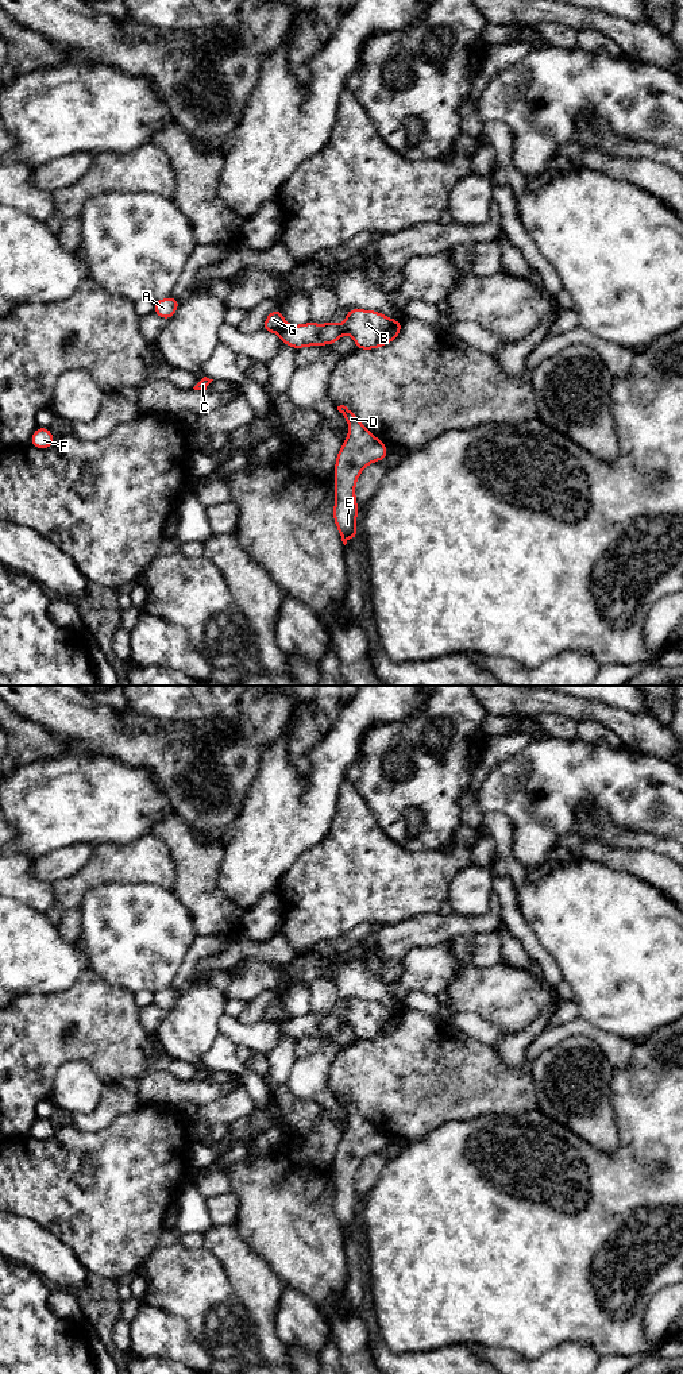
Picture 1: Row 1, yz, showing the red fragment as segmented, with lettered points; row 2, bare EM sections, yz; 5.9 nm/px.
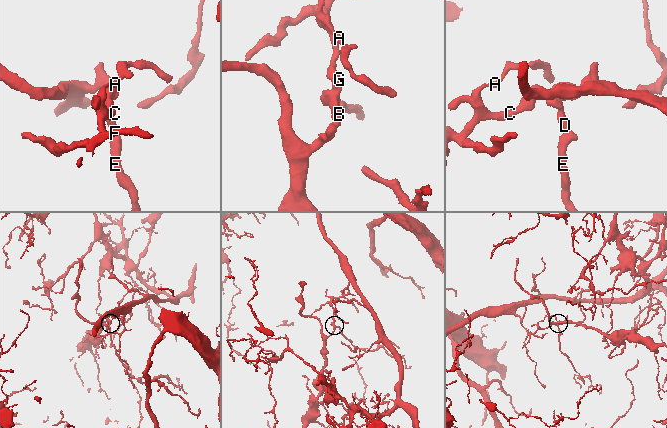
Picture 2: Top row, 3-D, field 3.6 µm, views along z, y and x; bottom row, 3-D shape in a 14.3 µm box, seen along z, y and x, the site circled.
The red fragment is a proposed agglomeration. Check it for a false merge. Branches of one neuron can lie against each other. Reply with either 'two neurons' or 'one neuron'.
two neurons

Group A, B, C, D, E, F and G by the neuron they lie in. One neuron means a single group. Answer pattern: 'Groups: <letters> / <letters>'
Groups: A C D E F G / B

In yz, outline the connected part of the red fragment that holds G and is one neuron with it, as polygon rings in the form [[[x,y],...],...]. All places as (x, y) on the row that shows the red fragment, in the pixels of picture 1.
[[[274,309],[266,319],[262,329],[267,332],[274,332],[281,335],[283,331],[286,331],[290,325],[286,323],[286,320],[282,317],[279,309]]]

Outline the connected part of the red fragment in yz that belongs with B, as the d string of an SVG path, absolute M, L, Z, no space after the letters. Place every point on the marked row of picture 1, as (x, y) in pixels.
M348 309L343 324L300 324L281 333L283 344L294 350L306 346L333 344L343 333L352 336L359 350L378 348L393 341L401 332L401 321L379 312Z

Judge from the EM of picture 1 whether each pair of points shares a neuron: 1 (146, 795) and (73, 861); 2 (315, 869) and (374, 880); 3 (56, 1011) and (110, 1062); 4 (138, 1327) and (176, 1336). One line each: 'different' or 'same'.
1: same
2: same
3: same
4: same

